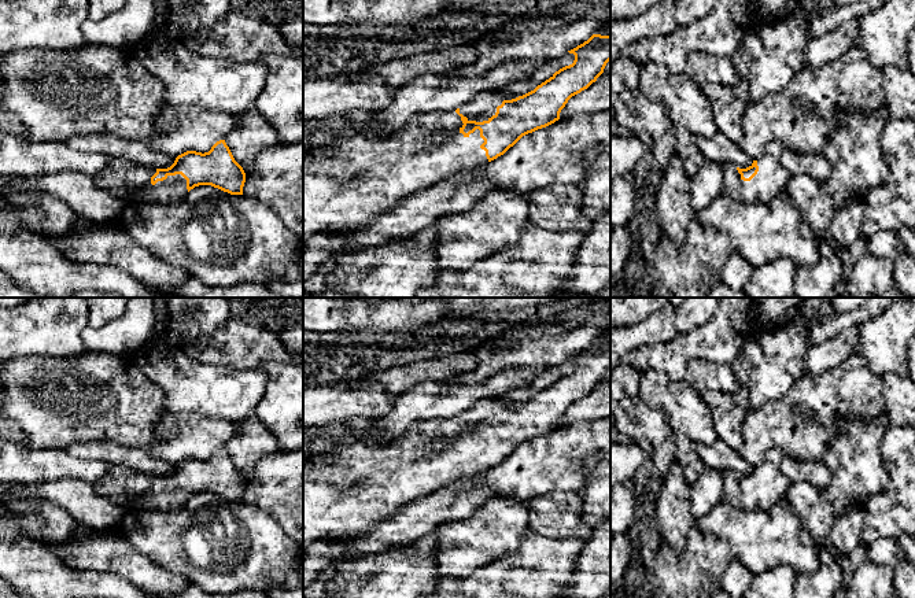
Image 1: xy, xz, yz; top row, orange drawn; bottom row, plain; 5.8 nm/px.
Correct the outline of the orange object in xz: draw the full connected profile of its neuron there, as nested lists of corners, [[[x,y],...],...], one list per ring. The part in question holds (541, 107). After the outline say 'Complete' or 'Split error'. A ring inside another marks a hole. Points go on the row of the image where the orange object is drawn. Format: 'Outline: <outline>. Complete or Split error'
Outline: [[[593,34],[568,52],[575,55],[572,64],[516,99],[494,88],[455,111],[412,117],[406,128],[391,139],[354,136],[340,145],[305,151],[303,247],[318,233],[362,226],[394,208],[399,200],[465,167],[482,167],[503,155],[523,136],[558,121],[568,100],[604,73],[610,60],[610,36]]]. Split error

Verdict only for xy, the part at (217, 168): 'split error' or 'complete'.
split error

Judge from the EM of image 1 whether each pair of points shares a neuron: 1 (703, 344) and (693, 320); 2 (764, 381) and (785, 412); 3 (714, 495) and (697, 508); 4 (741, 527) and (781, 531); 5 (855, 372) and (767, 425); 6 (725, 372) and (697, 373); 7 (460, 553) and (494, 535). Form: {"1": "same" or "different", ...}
{"1": "different", "2": "different", "3": "same", "4": "same", "5": "same", "6": "same", "7": "same"}

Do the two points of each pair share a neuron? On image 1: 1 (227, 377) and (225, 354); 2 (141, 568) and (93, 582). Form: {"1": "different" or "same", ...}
{"1": "different", "2": "different"}

